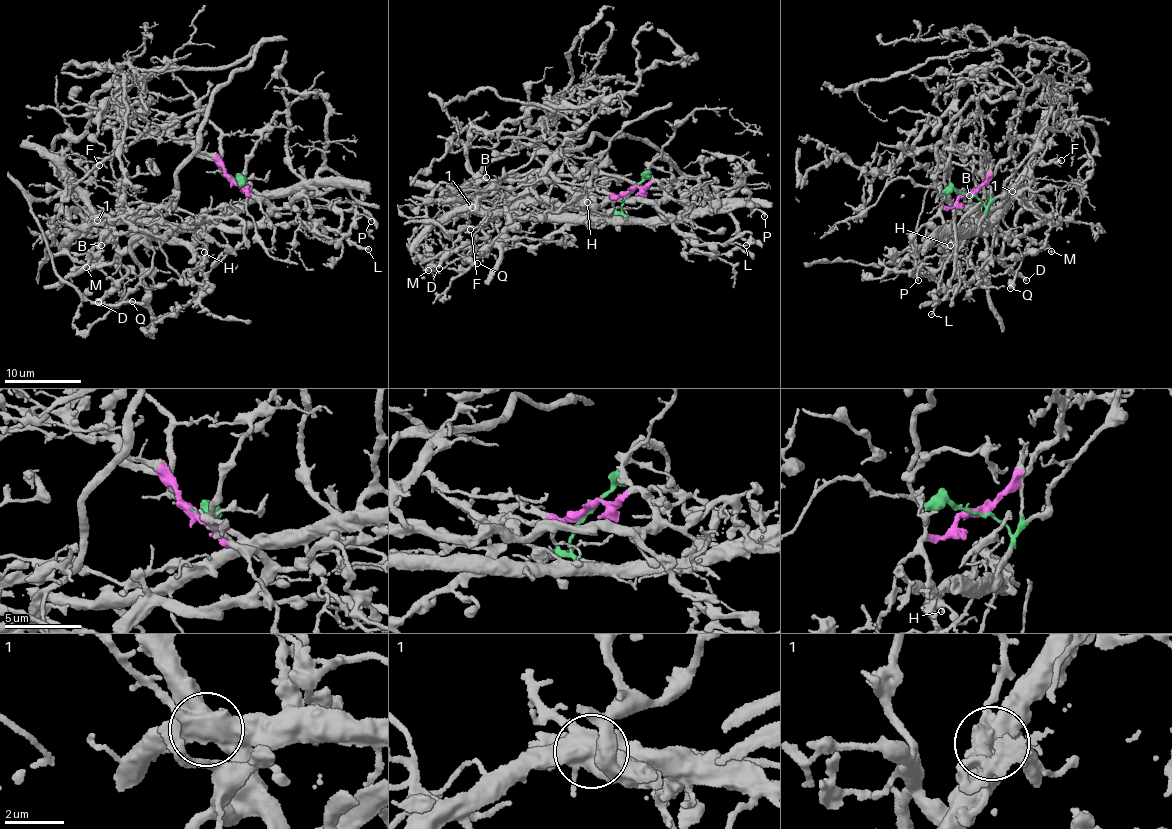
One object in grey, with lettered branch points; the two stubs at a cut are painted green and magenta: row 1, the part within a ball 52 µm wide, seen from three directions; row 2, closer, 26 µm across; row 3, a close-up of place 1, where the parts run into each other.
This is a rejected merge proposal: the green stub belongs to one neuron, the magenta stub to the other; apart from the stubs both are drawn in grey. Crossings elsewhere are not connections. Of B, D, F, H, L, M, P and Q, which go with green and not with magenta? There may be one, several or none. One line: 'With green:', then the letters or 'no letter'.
With green: no letter

